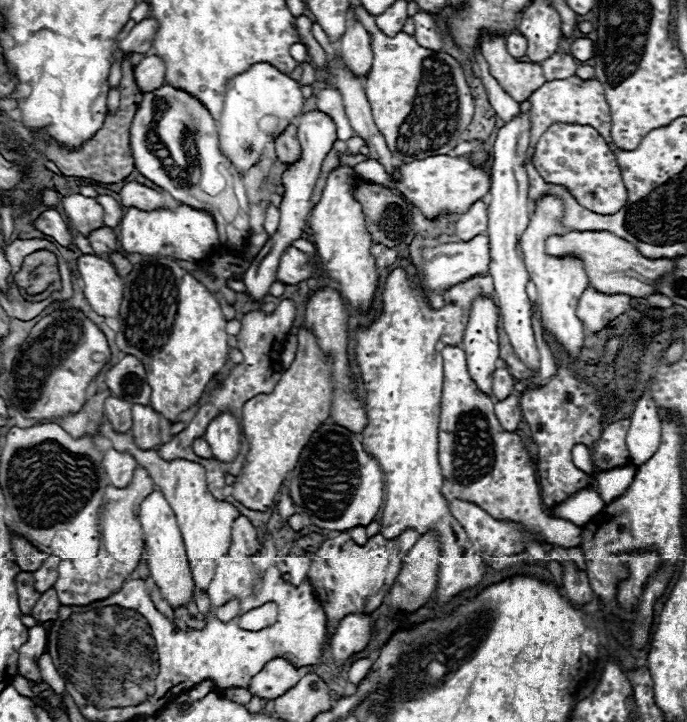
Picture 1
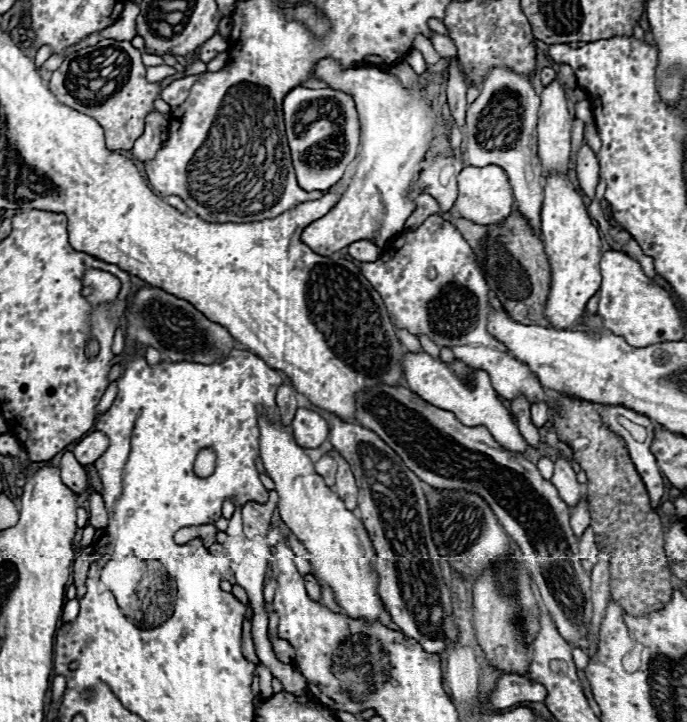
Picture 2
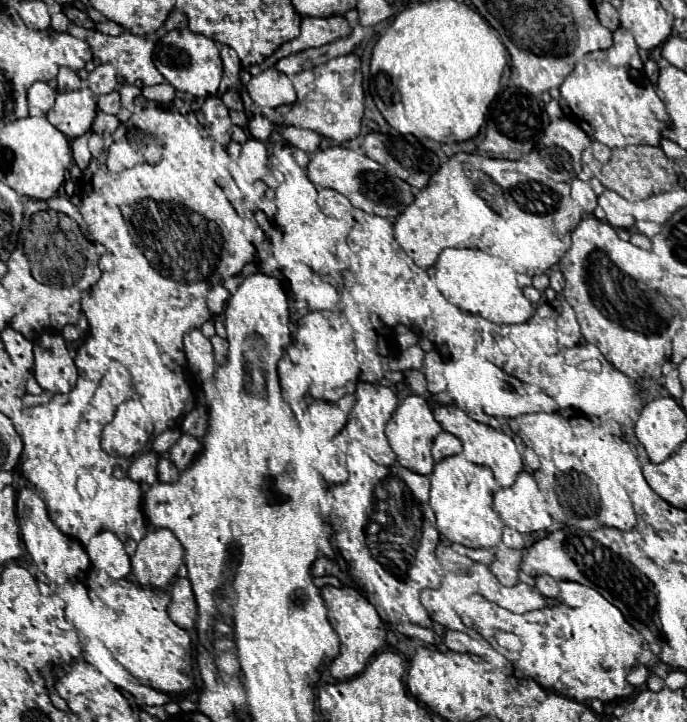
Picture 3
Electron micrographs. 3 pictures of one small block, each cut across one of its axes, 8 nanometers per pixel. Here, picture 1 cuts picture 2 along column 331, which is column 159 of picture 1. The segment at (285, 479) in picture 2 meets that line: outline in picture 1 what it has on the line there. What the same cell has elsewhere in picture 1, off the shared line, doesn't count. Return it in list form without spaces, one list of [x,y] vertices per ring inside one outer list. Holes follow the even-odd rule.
[[[154,490],[152,494],[148,494],[148,498],[144,498],[144,502],[140,504],[140,510],[138,510],[138,520],[142,526],[142,534],[144,534],[146,564],[150,568],[152,580],[156,582],[156,586],[160,588],[162,596],[168,600],[170,606],[188,604],[188,600],[192,600],[192,592],[194,592],[190,564],[188,564],[188,556],[184,550],[182,532],[176,524],[174,510],[170,508],[170,504],[166,502],[166,498],[160,490]]]

